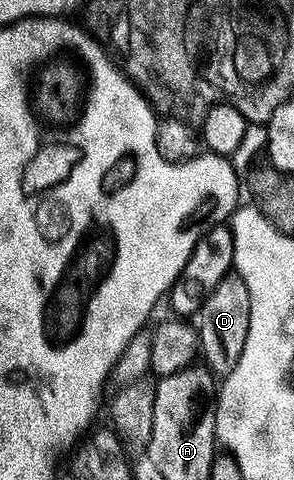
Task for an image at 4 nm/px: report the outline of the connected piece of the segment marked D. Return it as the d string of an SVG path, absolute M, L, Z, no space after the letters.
M234 271L223 277L215 289L204 298L203 305L197 312L197 330L201 357L211 373L226 375L233 371L242 347L245 346L245 337L249 330L249 309L249 290Z

